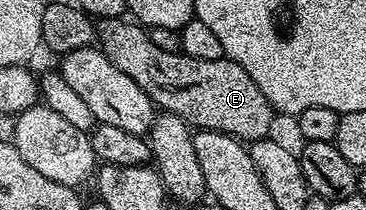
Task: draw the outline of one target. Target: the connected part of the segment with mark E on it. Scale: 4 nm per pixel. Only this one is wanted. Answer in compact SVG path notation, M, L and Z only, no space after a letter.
M130 18L98 20L96 40L112 66L124 70L163 113L179 116L194 130L221 132L243 142L269 137L275 109L260 86L252 82L252 74L234 60L205 60L186 56L181 51L160 50L152 42L149 31Z

